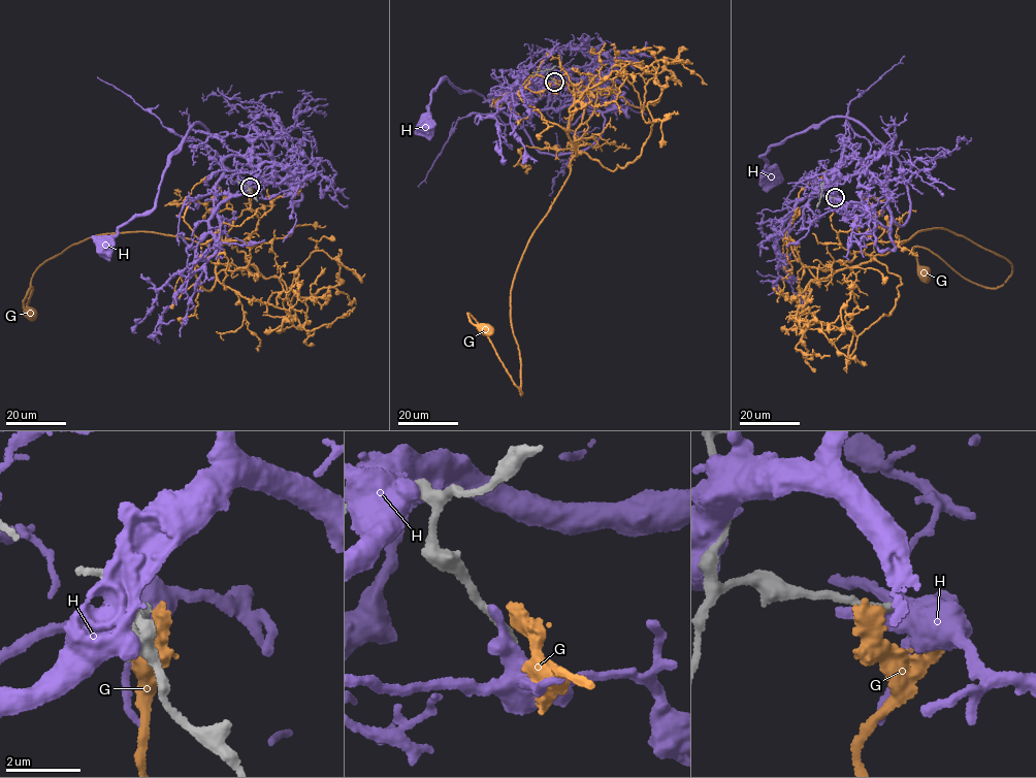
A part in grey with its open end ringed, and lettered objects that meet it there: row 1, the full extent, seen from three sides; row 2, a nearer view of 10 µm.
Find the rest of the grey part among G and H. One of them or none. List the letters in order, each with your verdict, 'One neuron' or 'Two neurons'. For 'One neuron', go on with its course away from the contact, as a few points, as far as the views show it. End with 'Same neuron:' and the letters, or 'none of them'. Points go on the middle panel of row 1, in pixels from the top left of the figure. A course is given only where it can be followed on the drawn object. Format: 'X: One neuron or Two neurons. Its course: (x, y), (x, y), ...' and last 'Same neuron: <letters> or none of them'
G: Two neurons
H: Two neurons
Same neuron: none of them

